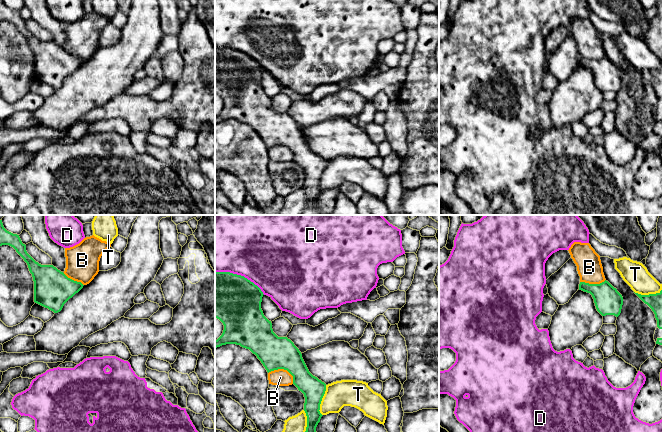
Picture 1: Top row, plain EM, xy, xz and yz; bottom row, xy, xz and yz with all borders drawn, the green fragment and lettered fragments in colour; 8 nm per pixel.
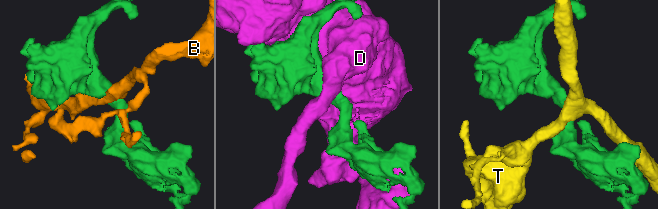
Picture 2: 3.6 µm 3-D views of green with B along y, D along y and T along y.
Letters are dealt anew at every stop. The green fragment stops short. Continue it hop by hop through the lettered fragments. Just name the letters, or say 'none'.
none

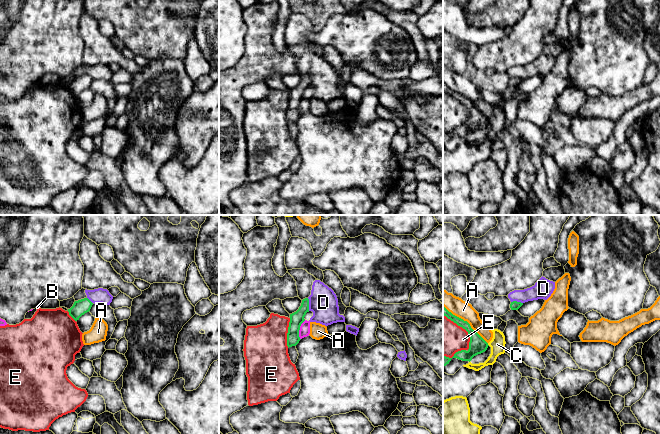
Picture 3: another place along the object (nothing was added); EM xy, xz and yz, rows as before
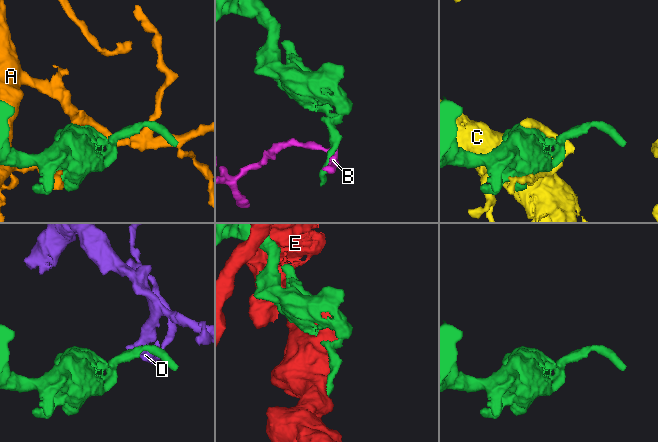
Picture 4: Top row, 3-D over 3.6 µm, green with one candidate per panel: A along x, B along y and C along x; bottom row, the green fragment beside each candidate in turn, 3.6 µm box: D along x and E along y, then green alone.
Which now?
none

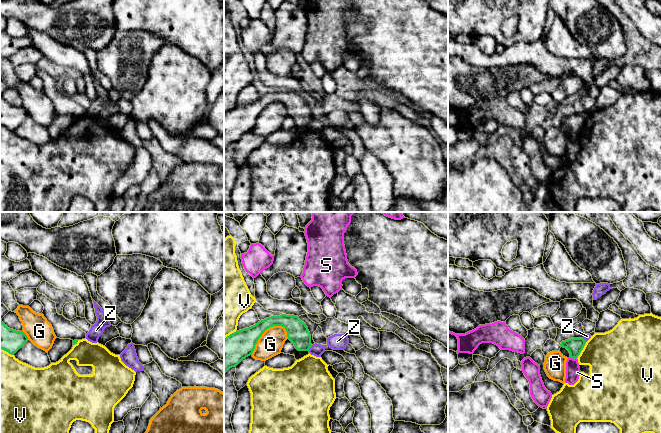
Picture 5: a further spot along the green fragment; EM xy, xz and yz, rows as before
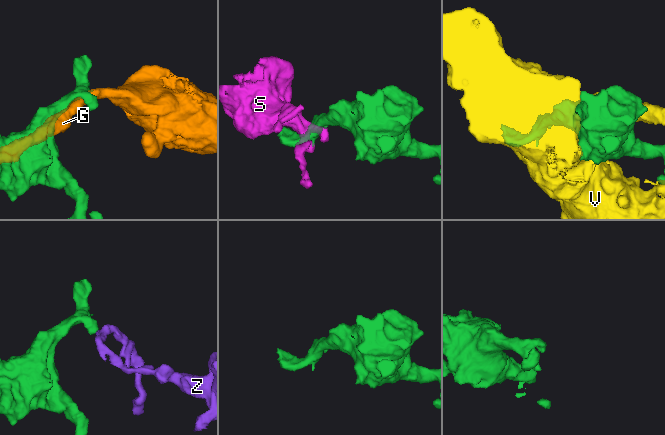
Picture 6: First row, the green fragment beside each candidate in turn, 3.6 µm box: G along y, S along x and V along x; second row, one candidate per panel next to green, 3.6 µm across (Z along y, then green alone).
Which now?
none

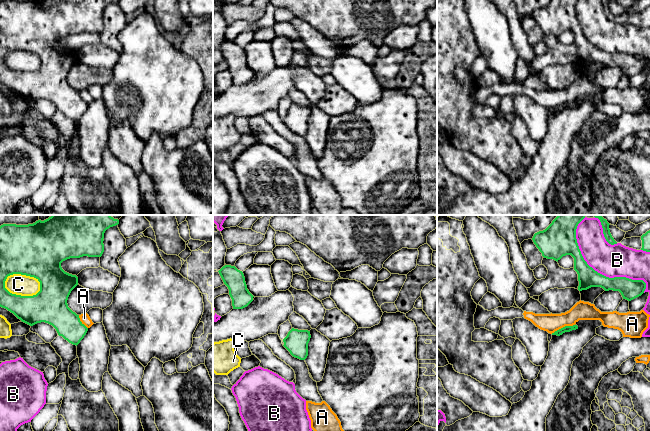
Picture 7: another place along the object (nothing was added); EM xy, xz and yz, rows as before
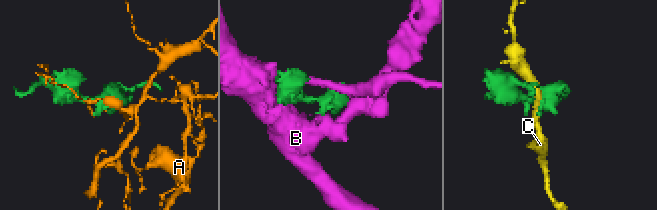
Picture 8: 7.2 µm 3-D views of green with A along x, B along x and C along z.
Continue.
none

